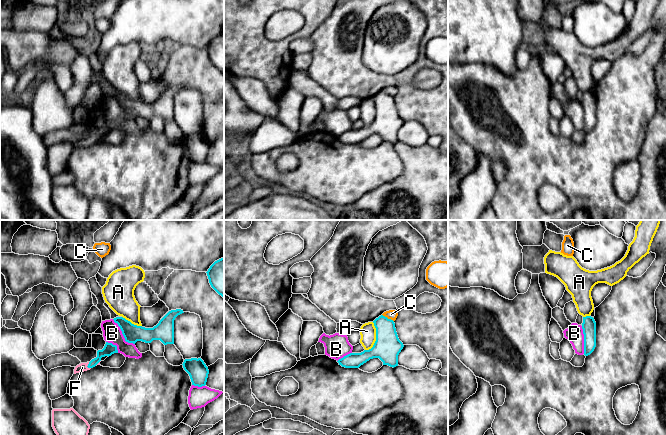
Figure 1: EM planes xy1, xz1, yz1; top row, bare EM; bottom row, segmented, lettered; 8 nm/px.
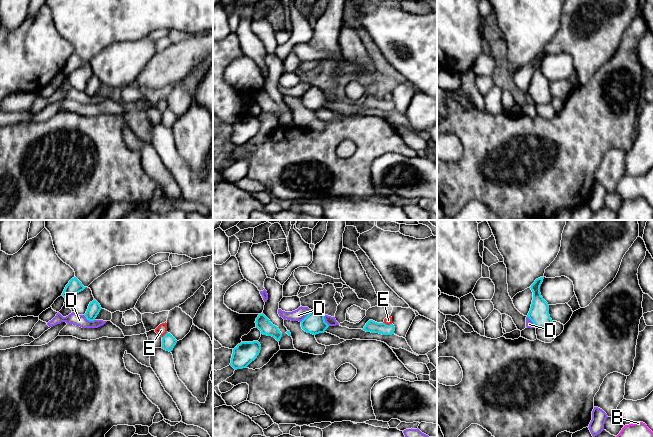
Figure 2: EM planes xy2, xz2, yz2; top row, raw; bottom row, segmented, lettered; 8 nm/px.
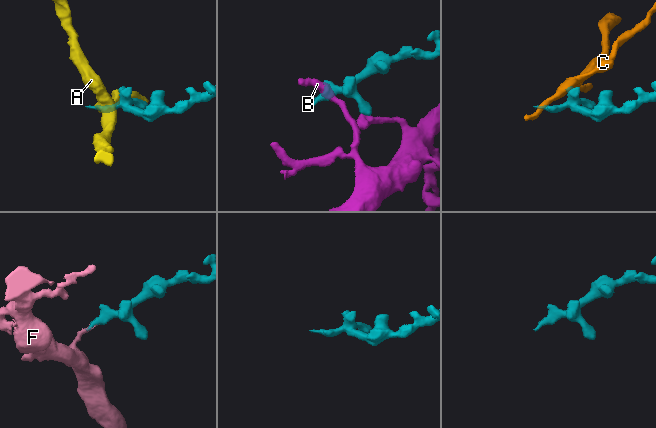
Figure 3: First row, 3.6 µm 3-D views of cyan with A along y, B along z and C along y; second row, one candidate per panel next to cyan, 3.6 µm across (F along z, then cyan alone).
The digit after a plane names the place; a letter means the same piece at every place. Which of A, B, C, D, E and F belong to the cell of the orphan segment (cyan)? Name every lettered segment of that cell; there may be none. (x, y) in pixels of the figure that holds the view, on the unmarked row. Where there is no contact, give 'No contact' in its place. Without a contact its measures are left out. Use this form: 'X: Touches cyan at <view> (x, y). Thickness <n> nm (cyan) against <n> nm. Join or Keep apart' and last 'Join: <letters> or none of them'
A: Touches cyan at xz1 (376, 114). Thickness 220 nm (cyan) against 130 nm. Keep apart
B: Touches cyan at xy1 (122, 109). Thickness 150 nm (cyan) against 150 nm. Keep apart
C: Touches cyan at xz1 (387, 94). Thickness 220 nm (cyan) against 80 nm. Keep apart
D: Touches cyan at xy2 (89, 96). Thickness 100 nm (cyan) against 100 nm. Keep apart
E: Touches cyan at xz2 (387, 101). Thickness 100 nm (cyan) against 60 nm. Keep apart
F: Touches cyan at xy1 (88, 141). Thickness 90 nm (cyan) against 70 nm. Join
Join: F

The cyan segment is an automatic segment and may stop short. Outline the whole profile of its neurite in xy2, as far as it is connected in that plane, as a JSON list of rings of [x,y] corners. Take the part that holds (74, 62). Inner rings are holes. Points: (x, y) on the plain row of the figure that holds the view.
[[[74,53],[66,61],[66,63],[62,69],[62,72],[65,75],[68,75],[68,74],[72,73],[73,71],[83,67],[85,64],[86,63],[84,63],[82,61],[82,59],[76,53]]]

